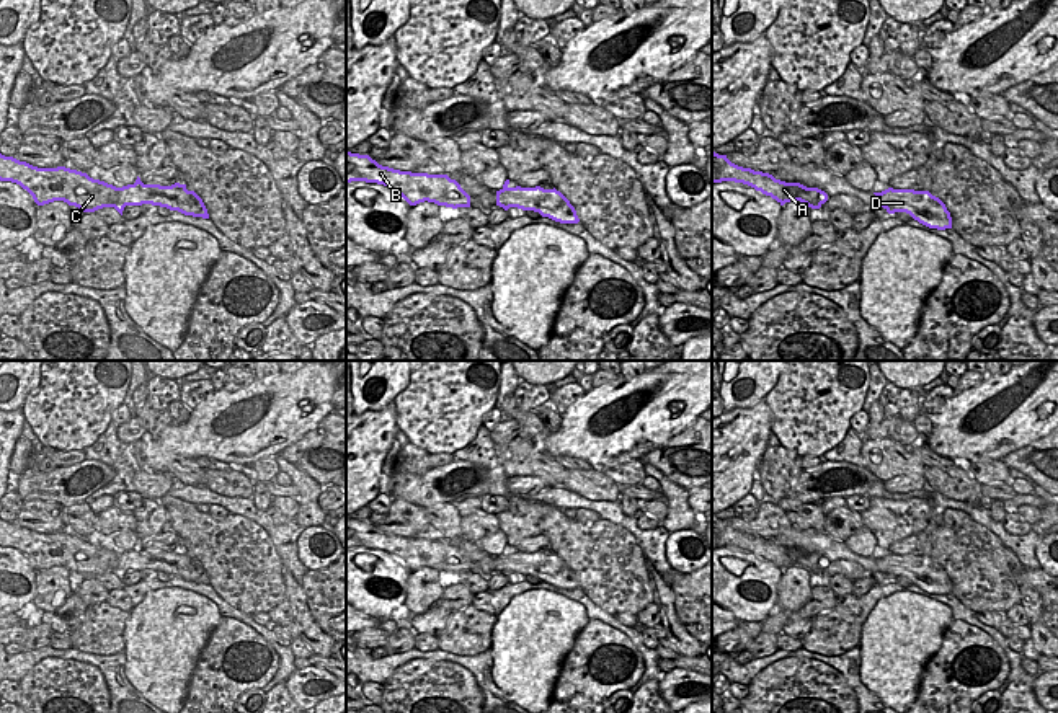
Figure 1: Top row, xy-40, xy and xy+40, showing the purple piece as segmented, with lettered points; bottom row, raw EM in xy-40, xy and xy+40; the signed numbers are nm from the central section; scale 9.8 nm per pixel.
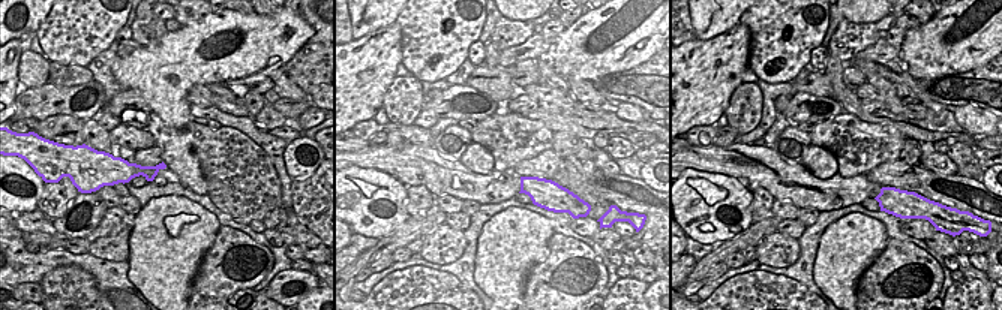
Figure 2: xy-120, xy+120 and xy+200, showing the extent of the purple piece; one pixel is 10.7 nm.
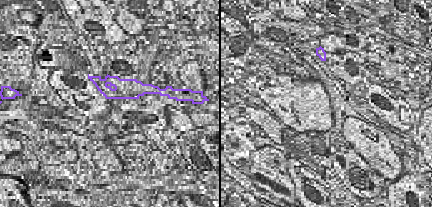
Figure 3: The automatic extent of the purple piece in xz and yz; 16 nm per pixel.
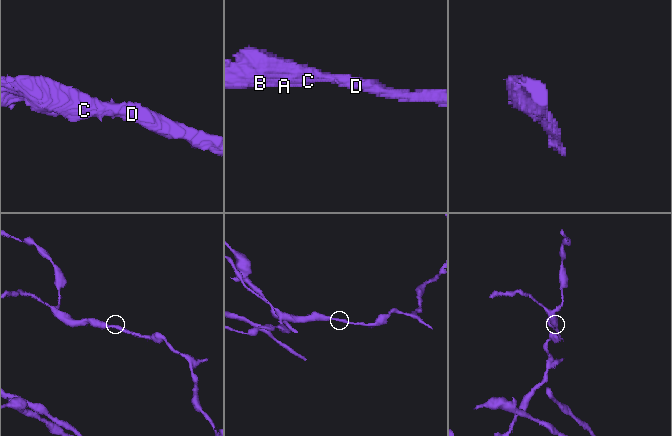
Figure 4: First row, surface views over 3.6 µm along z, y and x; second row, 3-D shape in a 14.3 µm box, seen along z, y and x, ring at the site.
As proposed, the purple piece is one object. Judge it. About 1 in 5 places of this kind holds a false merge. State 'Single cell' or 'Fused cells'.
Single cell

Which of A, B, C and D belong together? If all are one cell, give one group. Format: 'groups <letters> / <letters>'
groups A B C D

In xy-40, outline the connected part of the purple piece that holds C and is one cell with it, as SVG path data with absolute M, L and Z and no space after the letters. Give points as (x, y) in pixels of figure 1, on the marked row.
M2 153L0 181L20 184L38 206L64 201L83 212L114 207L122 215L126 206L152 204L184 215L209 219L202 199L180 183L171 186L144 184L137 176L134 184L116 188L77 170L65 166L38 168Z

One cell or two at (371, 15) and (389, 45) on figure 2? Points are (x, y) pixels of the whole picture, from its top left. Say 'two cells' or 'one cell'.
two cells

